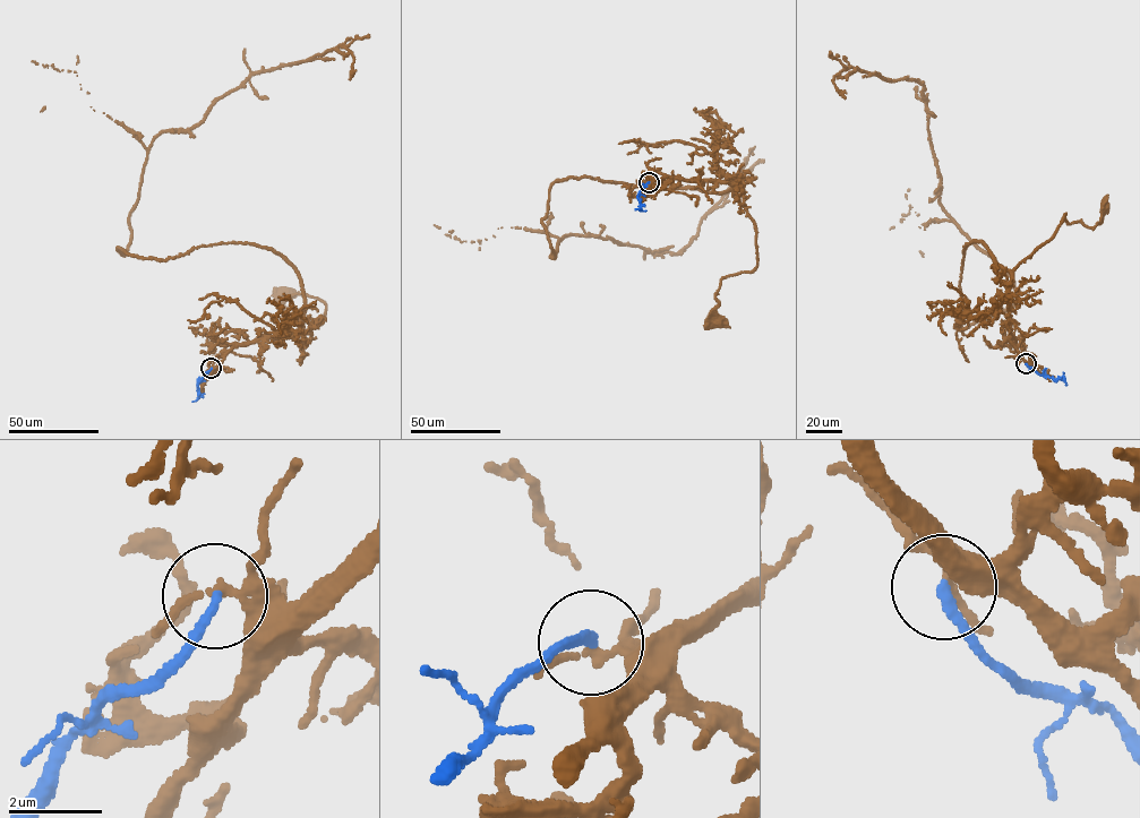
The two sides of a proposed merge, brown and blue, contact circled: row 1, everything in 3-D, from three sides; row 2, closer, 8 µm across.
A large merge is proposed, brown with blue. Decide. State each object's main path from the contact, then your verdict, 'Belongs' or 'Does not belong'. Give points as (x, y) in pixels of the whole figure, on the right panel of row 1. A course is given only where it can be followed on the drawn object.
Course of brown: (1026, 363), (1010, 339), (1013, 272), (1052, 237), (1065, 214), (1069, 223), (1093, 227), (1100, 221), (1103, 206). Course of blue: (1026, 363), (1038, 373), (1056, 380), (1064, 380), (1063, 372). Does not belong

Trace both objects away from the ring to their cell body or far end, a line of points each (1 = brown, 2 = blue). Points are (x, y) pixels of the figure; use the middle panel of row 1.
1: (649, 182), (668, 177), (725, 182), (754, 223), (756, 267), (722, 278), (716, 296), (717, 321)
2: (649, 182), (637, 196), (640, 211), (645, 211)

